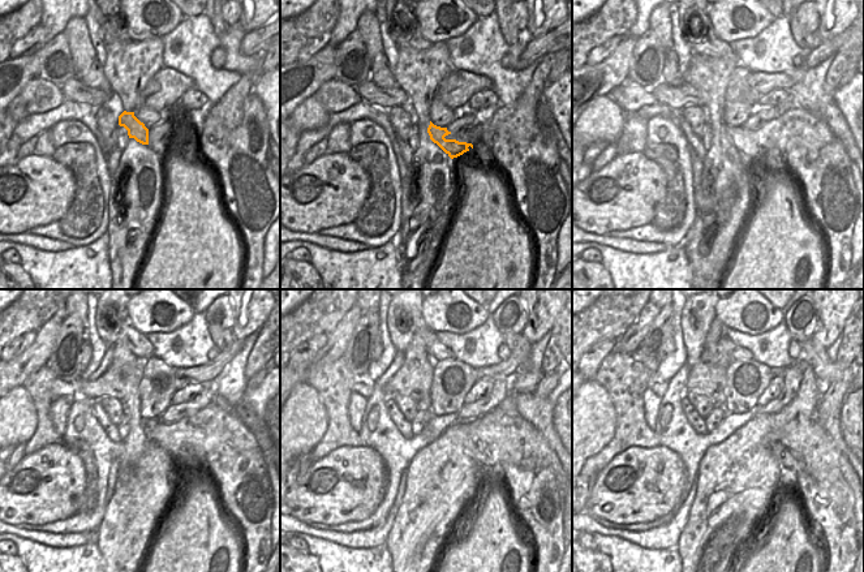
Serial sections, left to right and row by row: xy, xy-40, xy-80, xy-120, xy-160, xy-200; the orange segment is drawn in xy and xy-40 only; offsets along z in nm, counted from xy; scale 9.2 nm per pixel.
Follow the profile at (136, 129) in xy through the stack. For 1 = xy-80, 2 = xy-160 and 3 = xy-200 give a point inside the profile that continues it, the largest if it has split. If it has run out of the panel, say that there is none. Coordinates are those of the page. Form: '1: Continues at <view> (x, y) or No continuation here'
1: Continues at xy-80 (748, 150)
2: Continues at xy-160 (480, 451)
3: Continues at xy-200 (787, 459)

